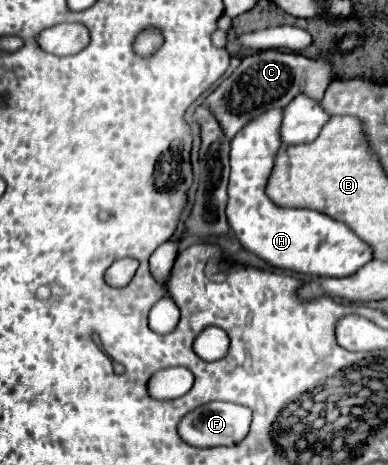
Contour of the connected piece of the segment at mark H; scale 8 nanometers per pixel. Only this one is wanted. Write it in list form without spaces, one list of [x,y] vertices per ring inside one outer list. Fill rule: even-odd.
[[[282,110],[266,112],[266,116],[258,116],[258,120],[252,120],[250,124],[246,124],[246,128],[242,128],[242,132],[238,132],[230,142],[232,172],[230,172],[230,184],[228,184],[226,216],[228,216],[228,224],[232,228],[232,234],[246,250],[254,252],[256,256],[260,256],[274,268],[292,270],[292,272],[300,272],[300,274],[308,274],[308,276],[334,276],[334,278],[350,276],[360,266],[364,266],[366,262],[372,260],[372,250],[368,248],[368,244],[364,244],[342,222],[336,222],[336,220],[328,218],[326,214],[320,214],[314,210],[280,208],[274,202],[270,202],[270,198],[264,192],[266,180],[268,180],[272,164],[274,164],[274,154],[280,148],[280,140],[278,140],[280,122],[282,122]]]

